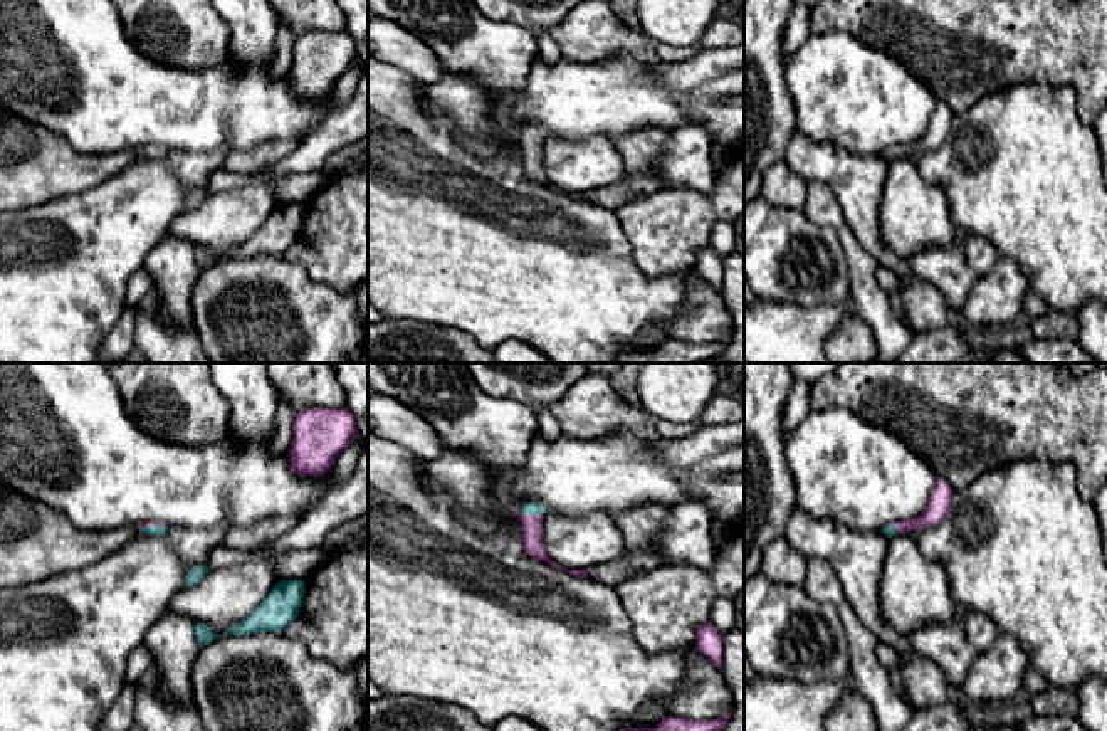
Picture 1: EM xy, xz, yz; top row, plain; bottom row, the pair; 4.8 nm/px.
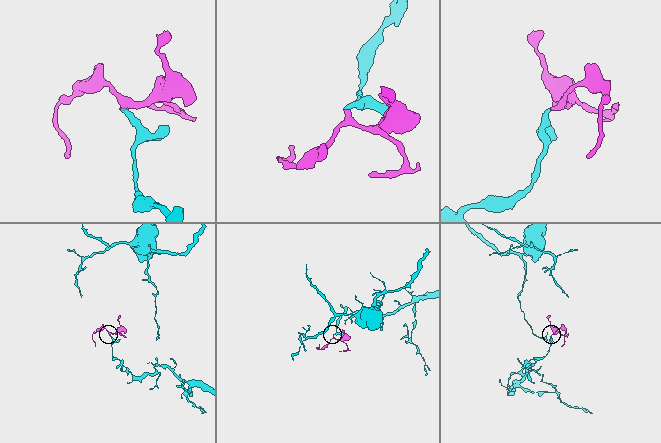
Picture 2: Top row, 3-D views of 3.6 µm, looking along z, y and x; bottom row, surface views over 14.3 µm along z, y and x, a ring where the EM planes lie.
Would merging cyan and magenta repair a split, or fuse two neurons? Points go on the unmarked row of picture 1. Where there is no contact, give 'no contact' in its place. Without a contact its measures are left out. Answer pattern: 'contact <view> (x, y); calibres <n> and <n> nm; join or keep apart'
contact xz (531, 136); calibres 60 and 110 nm; join

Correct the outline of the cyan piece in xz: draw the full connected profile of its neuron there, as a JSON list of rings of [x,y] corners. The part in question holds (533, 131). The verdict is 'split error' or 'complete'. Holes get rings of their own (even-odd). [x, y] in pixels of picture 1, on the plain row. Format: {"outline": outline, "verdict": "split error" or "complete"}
{"outline": [[[529,126],[529,128],[526,128],[526,129],[521,133],[521,136],[519,136],[519,139],[517,139],[517,145],[521,146],[521,153],[522,153],[522,165],[524,165],[524,173],[526,173],[526,176],[527,176],[529,180],[533,180],[534,183],[541,183],[541,185],[544,185],[544,187],[548,187],[548,188],[551,188],[551,190],[554,190],[554,192],[558,192],[558,193],[564,193],[564,195],[568,195],[568,197],[571,197],[571,198],[574,198],[574,200],[580,200],[580,202],[588,202],[586,197],[585,197],[585,193],[566,193],[566,192],[559,190],[558,187],[554,187],[554,185],[548,180],[546,171],[544,171],[544,168],[543,168],[543,138],[544,138],[544,129],[543,129],[543,128]]], "verdict": "split error"}

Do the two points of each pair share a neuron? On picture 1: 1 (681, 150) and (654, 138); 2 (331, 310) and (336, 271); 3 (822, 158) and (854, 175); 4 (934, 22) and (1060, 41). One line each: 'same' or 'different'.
1: different
2: different
3: same
4: same

